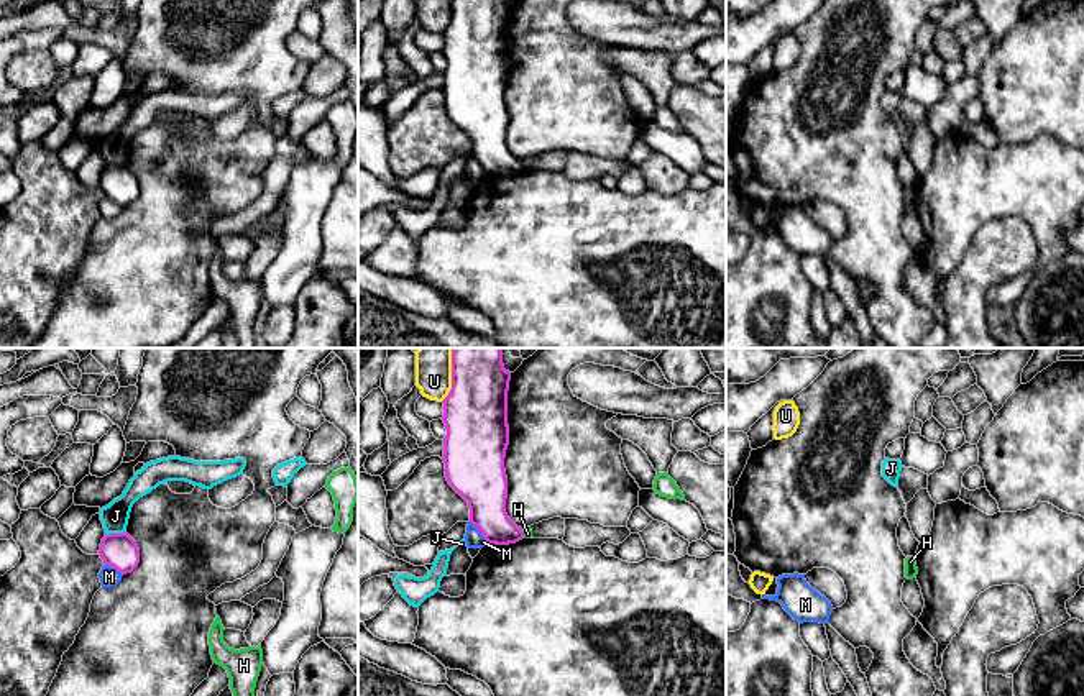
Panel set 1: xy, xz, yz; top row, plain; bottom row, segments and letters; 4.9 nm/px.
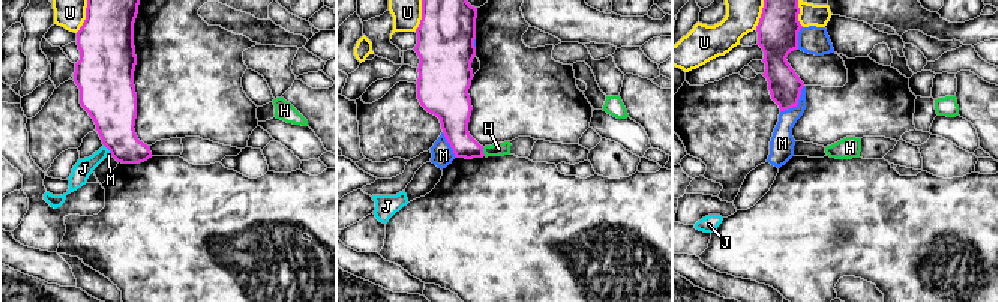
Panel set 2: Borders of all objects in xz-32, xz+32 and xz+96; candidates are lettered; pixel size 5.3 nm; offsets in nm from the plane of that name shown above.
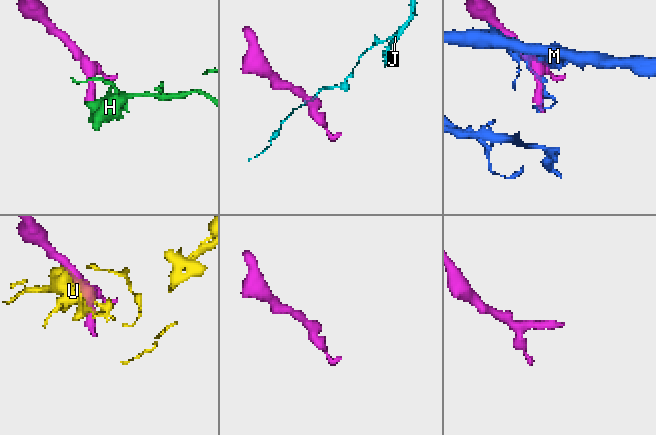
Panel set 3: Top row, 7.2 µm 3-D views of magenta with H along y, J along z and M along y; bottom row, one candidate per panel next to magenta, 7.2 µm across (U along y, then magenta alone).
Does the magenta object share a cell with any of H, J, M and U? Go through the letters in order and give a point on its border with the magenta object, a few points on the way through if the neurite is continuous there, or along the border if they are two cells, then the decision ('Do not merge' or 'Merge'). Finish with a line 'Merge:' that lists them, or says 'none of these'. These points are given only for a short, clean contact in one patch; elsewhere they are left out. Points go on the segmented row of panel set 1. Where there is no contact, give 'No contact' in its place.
H: Touches magenta at xz (523, 534). Boundary: xz (521, 529), (524, 537). Do not merge
J: Touches magenta at xy (115, 534). Boundary: xy (125, 531), (105, 535). Do not merge
M: Touches magenta at xz (480, 531). Do not merge
U: Touches magenta at xz (452, 375). Do not merge
Merge: none of these

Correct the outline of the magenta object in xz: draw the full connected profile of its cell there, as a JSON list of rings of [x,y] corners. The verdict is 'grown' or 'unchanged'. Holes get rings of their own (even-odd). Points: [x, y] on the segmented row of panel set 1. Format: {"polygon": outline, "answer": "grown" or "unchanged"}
{"polygon": [[[452,348],[452,389],[443,402],[443,463],[448,484],[468,502],[470,520],[480,529],[486,543],[509,545],[524,538],[524,532],[506,514],[508,476],[504,469],[509,445],[508,391],[511,373],[503,364],[504,348]]], "answer": "unchanged"}

